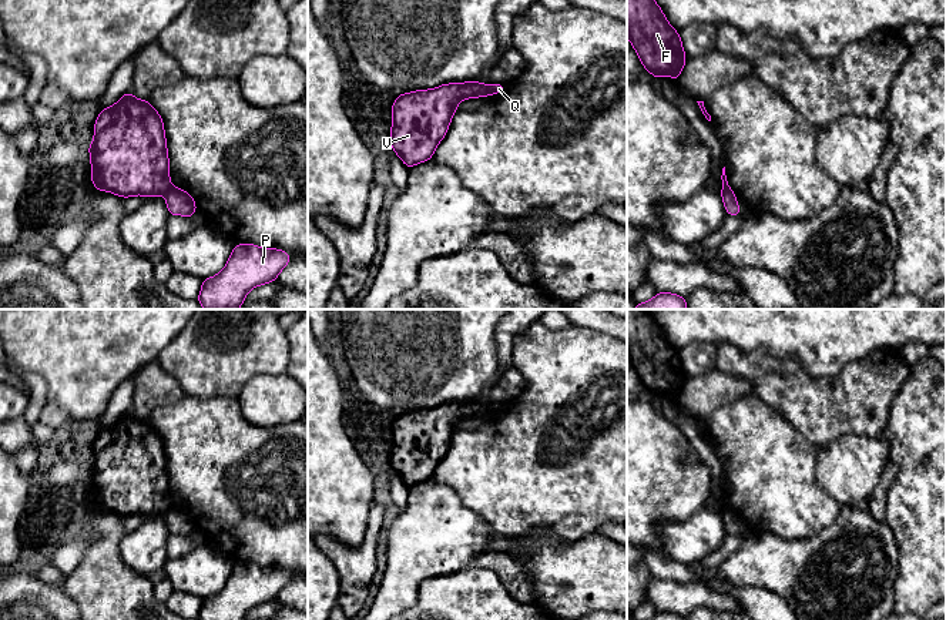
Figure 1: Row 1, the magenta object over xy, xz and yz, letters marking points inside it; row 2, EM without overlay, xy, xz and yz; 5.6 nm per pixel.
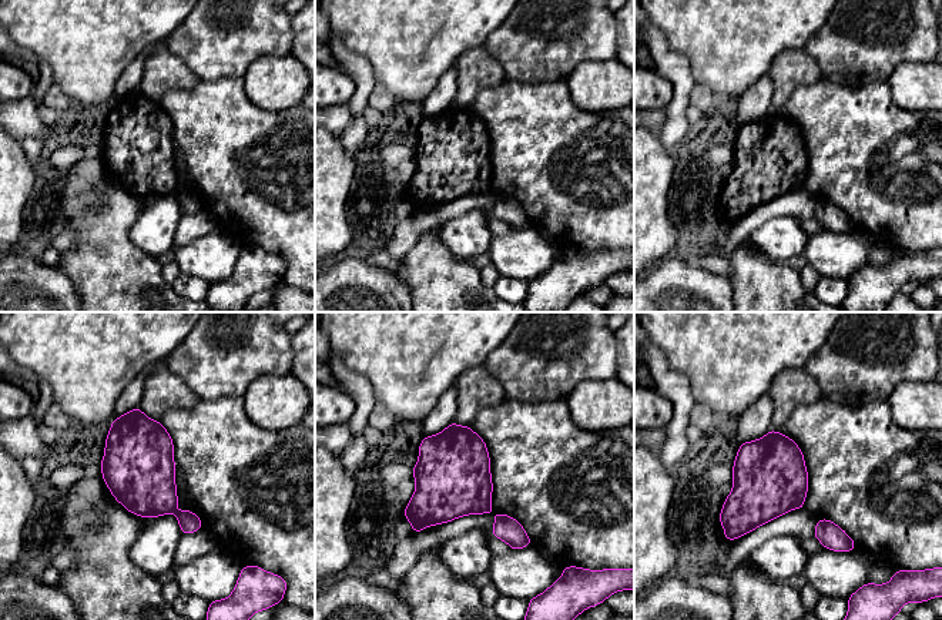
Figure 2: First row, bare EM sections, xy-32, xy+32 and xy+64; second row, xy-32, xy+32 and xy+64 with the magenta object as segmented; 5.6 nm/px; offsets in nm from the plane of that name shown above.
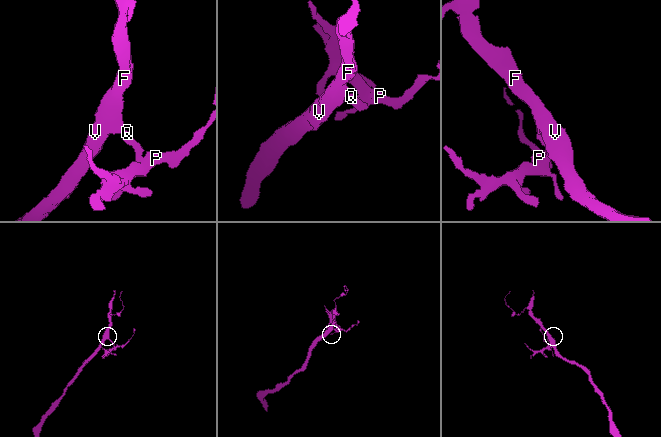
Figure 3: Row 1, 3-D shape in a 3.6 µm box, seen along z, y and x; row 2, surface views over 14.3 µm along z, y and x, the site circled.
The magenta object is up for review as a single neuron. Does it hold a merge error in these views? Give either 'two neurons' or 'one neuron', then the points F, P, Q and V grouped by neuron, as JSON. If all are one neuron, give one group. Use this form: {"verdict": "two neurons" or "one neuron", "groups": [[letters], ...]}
{"verdict": "two neurons", "groups": [["F", "V"], ["P", "Q"]]}

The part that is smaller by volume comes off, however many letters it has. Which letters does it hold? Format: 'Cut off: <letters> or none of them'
Cut off: P, Q

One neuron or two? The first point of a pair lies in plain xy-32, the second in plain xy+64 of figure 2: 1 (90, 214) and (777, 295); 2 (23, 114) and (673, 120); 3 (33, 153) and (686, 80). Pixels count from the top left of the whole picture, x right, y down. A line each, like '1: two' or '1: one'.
1: one
2: two
3: one

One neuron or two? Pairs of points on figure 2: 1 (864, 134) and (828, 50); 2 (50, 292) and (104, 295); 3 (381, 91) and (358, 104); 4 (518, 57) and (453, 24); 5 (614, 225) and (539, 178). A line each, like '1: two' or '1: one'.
1: two
2: two
3: two
4: two
5: one

